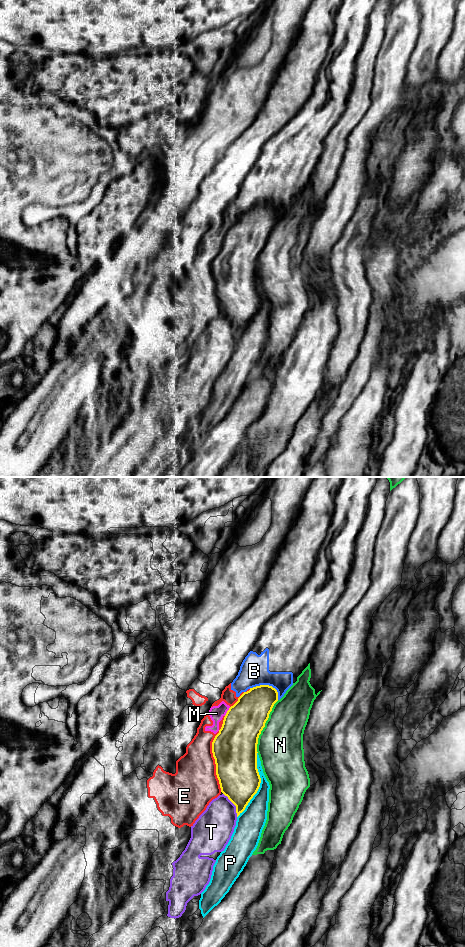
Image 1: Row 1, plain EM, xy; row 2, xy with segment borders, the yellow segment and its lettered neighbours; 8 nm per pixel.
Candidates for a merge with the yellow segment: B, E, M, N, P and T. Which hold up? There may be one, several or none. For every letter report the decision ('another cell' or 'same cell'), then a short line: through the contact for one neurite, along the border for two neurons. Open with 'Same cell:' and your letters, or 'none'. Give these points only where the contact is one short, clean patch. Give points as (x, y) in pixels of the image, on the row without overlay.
Same cell: none
B: another cell
E: another cell
M: another cell
N: another cell
P: another cell
T: another cell

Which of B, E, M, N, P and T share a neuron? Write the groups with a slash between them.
B E / M / N / P / T

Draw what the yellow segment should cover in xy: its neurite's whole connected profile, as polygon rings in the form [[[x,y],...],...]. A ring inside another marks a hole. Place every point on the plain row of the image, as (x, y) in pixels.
[[[272,206],[250,208],[229,228],[212,262],[221,312],[236,326],[237,337],[260,307],[258,258],[277,221],[278,212]]]

